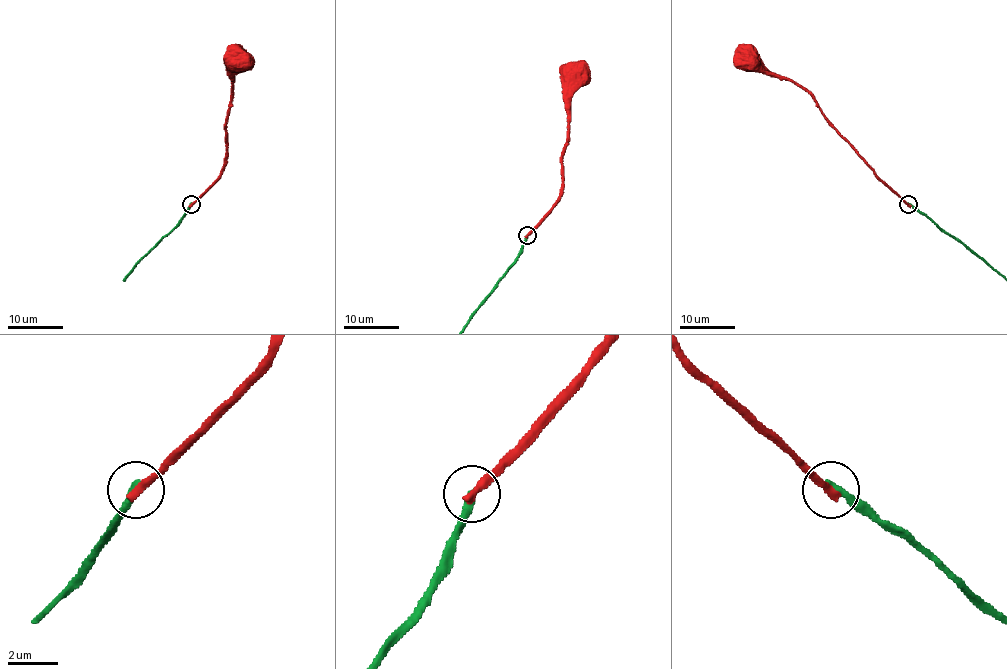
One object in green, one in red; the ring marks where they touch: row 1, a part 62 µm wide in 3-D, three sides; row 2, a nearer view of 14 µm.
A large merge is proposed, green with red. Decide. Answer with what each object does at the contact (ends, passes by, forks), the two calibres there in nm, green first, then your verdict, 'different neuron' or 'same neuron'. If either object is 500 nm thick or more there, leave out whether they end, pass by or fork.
green ends; red ends; calibres 280 and 360 nm; different neuron

